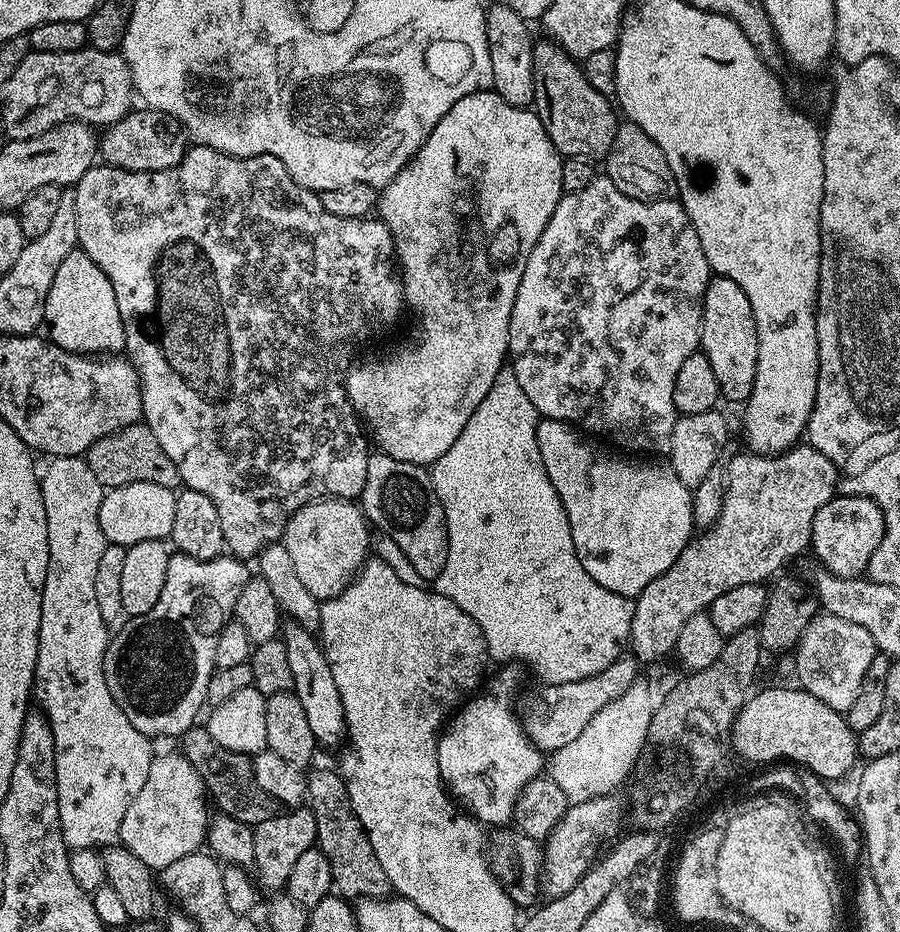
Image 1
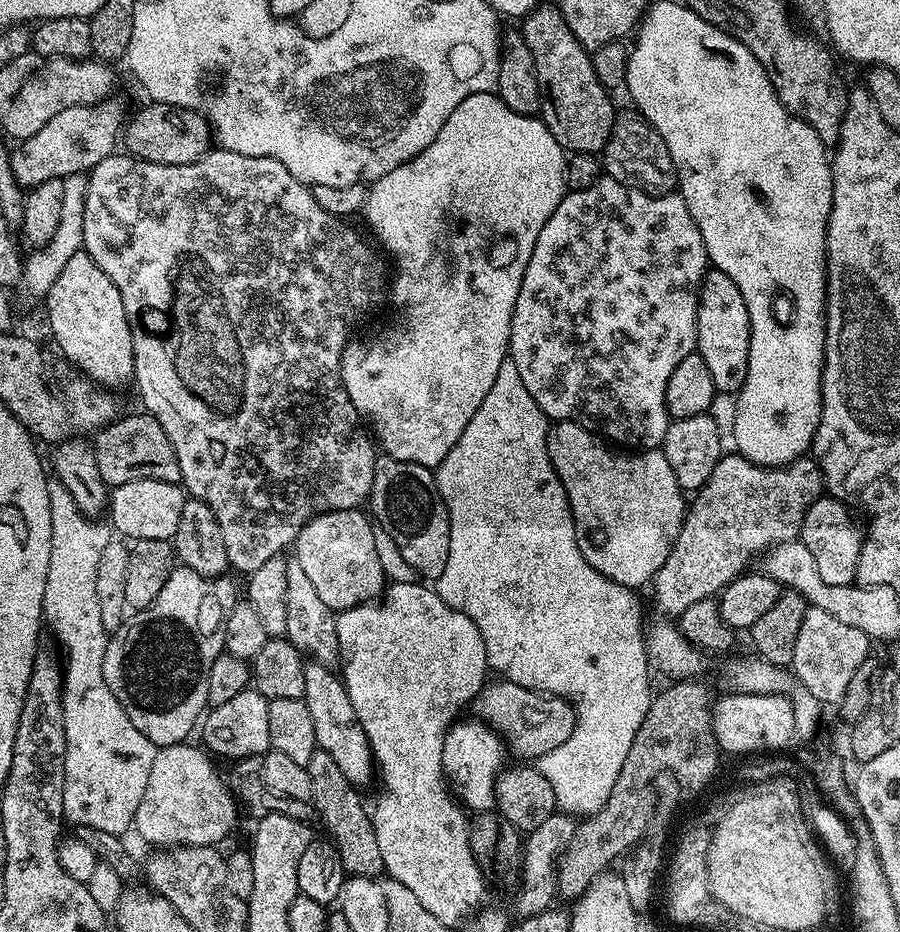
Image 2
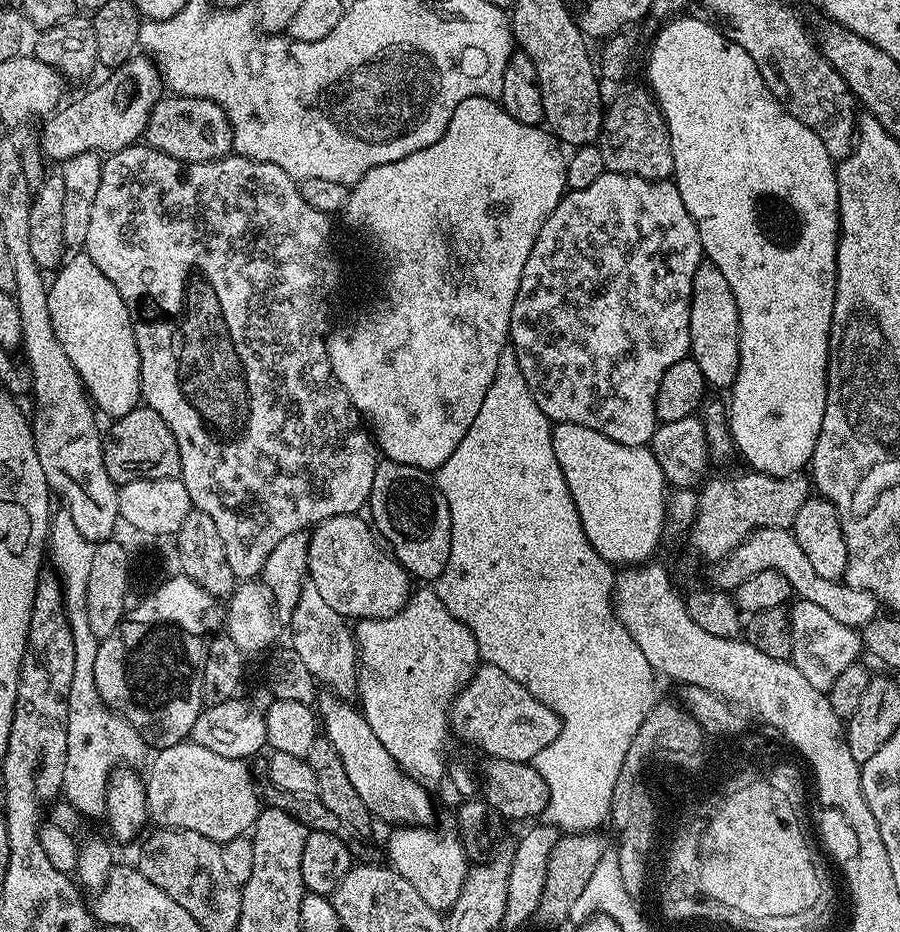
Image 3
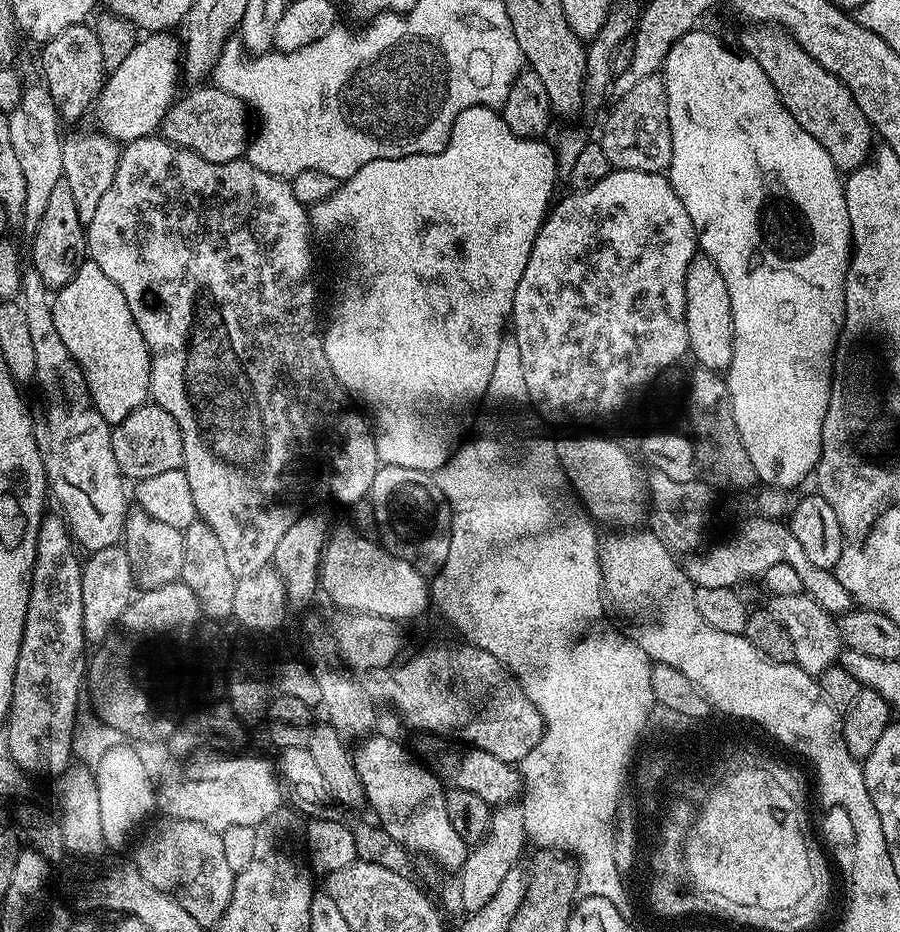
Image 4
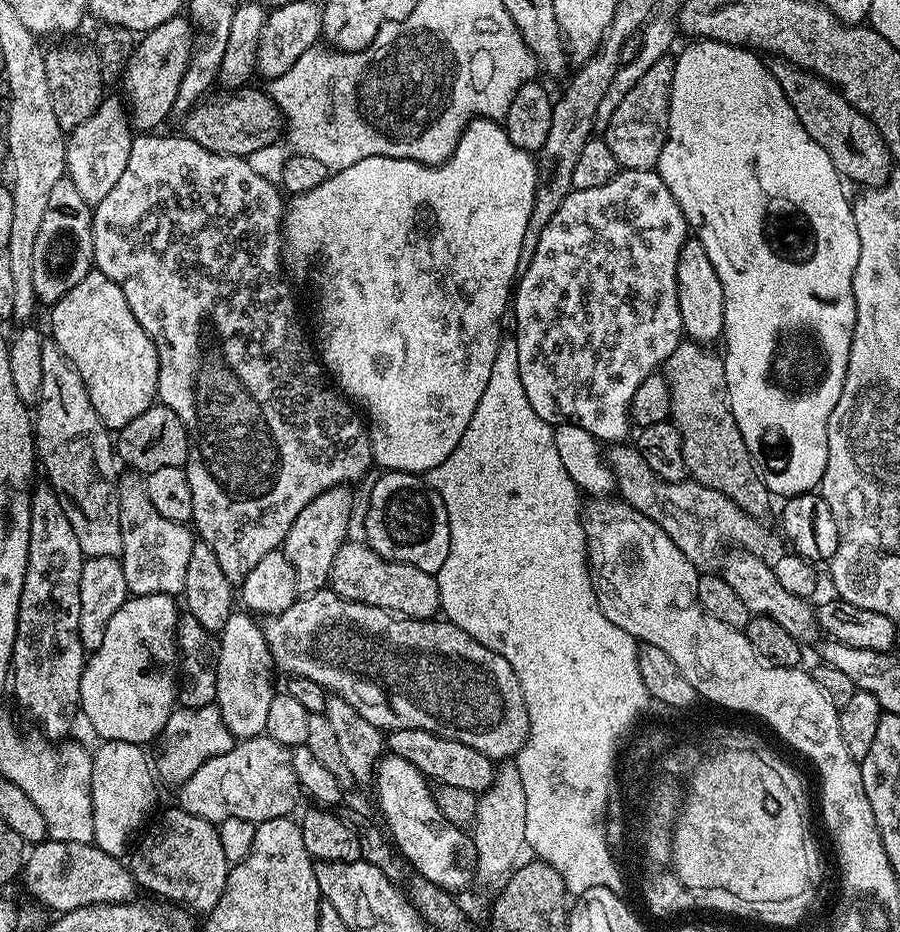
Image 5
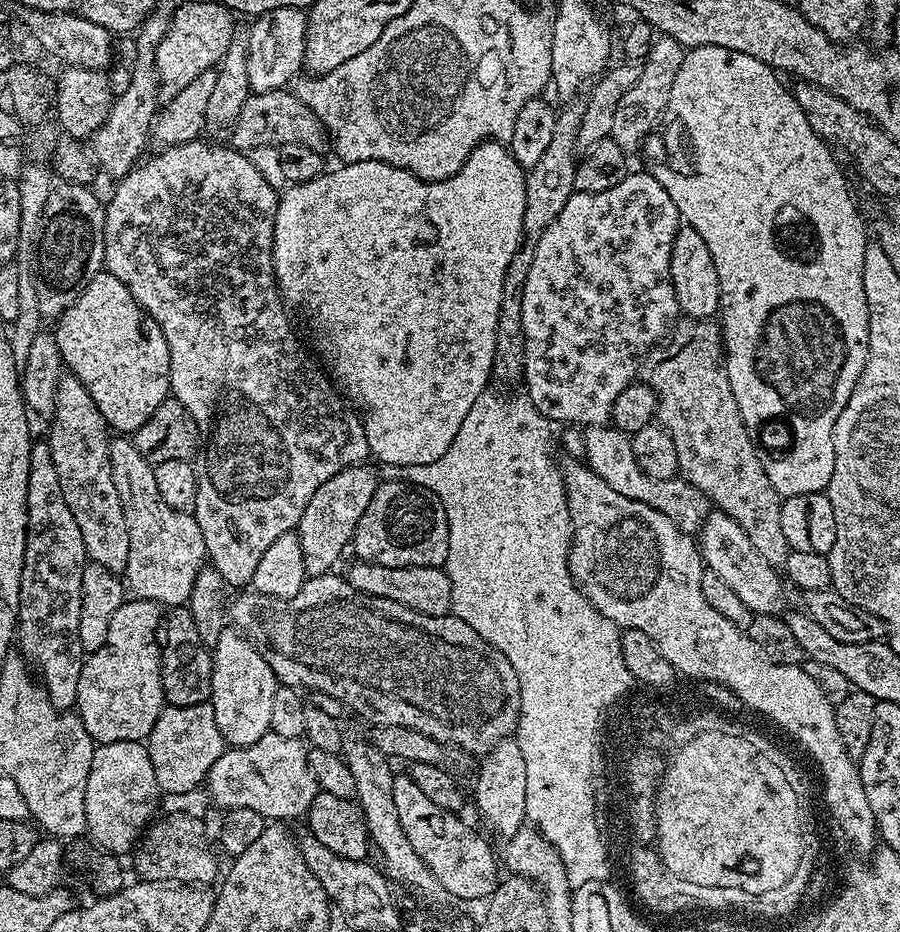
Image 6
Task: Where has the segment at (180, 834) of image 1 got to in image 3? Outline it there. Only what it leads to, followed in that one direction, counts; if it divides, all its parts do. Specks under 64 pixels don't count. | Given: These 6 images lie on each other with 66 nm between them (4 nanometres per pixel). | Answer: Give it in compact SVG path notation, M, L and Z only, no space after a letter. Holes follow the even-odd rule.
M192 743L175 744L169 748L159 749L155 753L156 757L148 768L144 785L147 815L151 823L160 824L156 826L161 829L194 830L210 838L215 844L223 846L232 839L243 837L255 825L262 811L262 796L258 788L256 792L257 781L254 779L253 769L243 759L231 760L230 757L223 756L222 753L215 752L204 744Z

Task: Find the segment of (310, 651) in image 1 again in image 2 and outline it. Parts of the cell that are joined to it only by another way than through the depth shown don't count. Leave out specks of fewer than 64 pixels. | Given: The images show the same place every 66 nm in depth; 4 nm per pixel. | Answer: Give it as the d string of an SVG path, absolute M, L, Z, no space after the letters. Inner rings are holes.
M308 662L304 665L304 698L306 710L310 710L310 718L314 722L314 738L319 751L330 754L334 762L338 762L338 770L346 774L346 778L354 786L368 784L374 780L374 761L368 745L366 734L354 714L354 706L350 706L350 694L344 689L344 681L339 675L332 673L327 664Z

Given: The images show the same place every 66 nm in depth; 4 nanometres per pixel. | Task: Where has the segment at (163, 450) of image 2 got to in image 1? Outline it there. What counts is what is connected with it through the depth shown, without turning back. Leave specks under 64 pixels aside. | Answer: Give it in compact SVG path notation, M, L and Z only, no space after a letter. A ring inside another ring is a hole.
M143 422L120 428L106 438L98 438L98 442L88 448L86 459L90 470L94 470L94 478L98 478L106 490L121 488L130 482L154 482L173 490L179 489L182 484L178 466L170 462L166 450L162 450L162 442L154 438L154 430L150 430Z

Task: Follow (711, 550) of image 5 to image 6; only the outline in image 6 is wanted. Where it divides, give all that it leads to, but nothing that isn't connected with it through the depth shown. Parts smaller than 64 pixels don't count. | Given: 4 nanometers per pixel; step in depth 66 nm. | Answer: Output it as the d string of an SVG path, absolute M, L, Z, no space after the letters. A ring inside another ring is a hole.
M588 426L582 433L583 463L587 464L588 469L594 474L598 474L598 478L602 478L602 482L606 482L610 490L618 490L618 494L626 494L626 498L634 498L634 502L646 502L646 506L654 506L654 510L670 518L670 522L679 532L699 533L704 520L708 517L710 502L694 485L683 478L659 480L647 476L642 466L638 466L638 460L634 458L632 437L629 433L619 432L617 428L611 426Z

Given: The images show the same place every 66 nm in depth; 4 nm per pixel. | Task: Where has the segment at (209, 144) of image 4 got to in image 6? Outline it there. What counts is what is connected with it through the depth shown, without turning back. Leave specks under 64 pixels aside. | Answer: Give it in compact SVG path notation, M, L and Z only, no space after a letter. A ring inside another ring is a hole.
M275 88L269 92L252 92L242 102L240 113L230 125L231 147L249 154L256 147L274 147L281 144L305 144L311 148L323 149L326 132L317 116L291 91Z

